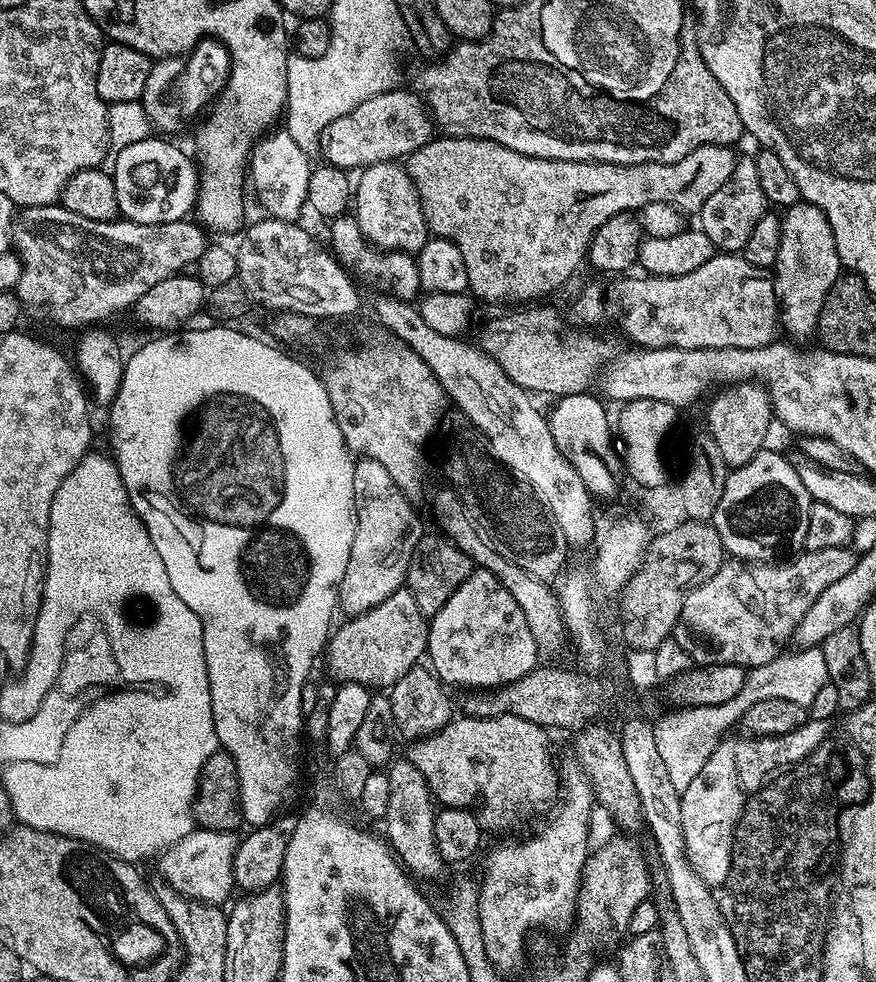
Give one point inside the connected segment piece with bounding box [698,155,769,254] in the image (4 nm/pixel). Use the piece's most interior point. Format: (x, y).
(728, 217)

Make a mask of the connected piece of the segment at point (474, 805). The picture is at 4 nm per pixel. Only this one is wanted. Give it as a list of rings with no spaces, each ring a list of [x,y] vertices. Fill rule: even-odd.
[[[461,715],[459,718],[453,718],[441,732],[436,732],[432,736],[417,739],[415,743],[413,743],[416,745],[414,745],[409,752],[406,752],[406,758],[410,762],[414,762],[414,766],[418,766],[418,770],[422,770],[422,774],[428,783],[428,789],[443,807],[472,809],[475,811],[476,821],[480,823],[481,829],[488,831],[489,828],[492,832],[508,832],[511,828],[519,826],[520,819],[522,819],[523,816],[534,815],[543,804],[550,803],[556,796],[556,768],[552,765],[552,752],[548,749],[548,736],[549,733],[541,724],[526,722],[526,718],[518,718],[517,716],[491,716],[490,718],[480,718],[478,716]]]

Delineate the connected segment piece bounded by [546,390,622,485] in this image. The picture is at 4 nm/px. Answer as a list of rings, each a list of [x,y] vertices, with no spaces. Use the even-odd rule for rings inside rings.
[[[585,390],[578,394],[561,396],[555,401],[552,413],[547,413],[550,433],[554,436],[554,443],[561,450],[563,457],[577,471],[579,468],[588,468],[588,456],[596,456],[600,460],[600,468],[612,476],[612,484],[619,485],[622,480],[622,456],[614,443],[614,424],[608,421],[608,412],[604,409],[605,401],[599,395],[591,396],[591,391]],[[596,444],[608,452],[608,460],[596,452]]]

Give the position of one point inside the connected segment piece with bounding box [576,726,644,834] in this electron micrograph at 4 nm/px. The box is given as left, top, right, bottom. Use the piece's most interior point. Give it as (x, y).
(598, 750)

